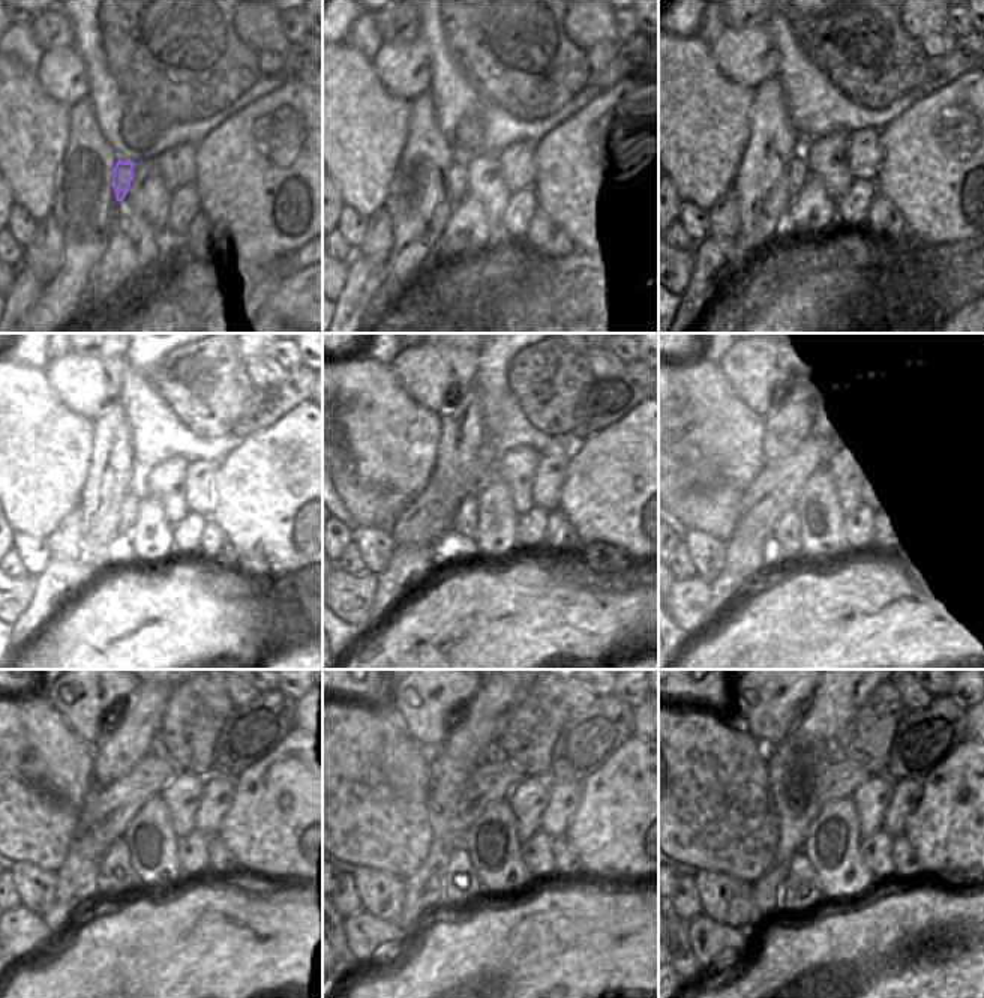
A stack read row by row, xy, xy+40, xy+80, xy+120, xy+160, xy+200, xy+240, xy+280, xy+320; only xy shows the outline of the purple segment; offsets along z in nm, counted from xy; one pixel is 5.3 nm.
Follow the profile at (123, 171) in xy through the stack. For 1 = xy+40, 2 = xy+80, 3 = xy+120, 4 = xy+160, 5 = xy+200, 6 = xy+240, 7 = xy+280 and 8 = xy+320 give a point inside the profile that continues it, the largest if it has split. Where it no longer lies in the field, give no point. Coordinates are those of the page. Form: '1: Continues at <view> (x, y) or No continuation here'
1: Continues at xy+40 (458, 171)
2: Continues at xy+80 (798, 174)
3: Continues at xy+120 (129, 508)
4: Continues at xy+160 (462, 523)
5: Continues at xy+200 (788, 535)
6: Continues at xy+240 (117, 878)
7: Continues at xy+280 (461, 887)
8: Continues at xy+320 (801, 895)

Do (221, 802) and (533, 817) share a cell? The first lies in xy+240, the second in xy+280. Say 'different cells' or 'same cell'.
different cells

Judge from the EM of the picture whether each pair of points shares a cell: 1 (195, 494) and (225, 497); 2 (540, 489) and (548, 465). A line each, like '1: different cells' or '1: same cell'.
1: different cells
2: same cell

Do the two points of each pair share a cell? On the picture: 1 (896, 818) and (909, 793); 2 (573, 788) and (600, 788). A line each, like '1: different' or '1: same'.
1: same
2: different

